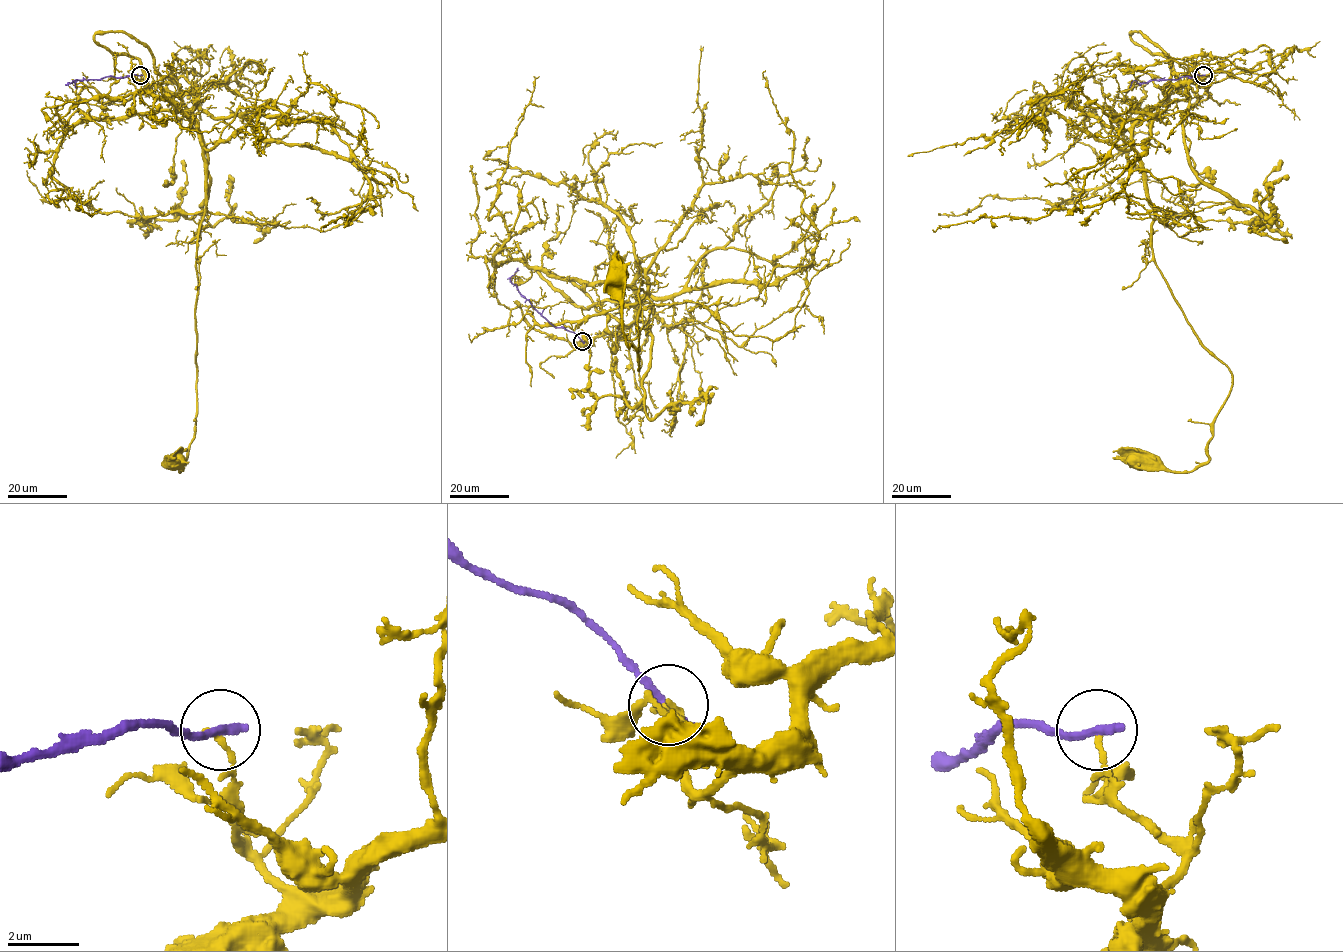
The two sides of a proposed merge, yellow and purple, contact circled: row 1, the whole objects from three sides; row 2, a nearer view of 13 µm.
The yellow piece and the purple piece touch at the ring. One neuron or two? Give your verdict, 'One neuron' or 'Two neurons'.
Two neurons

